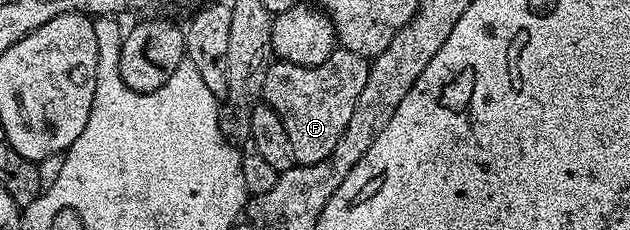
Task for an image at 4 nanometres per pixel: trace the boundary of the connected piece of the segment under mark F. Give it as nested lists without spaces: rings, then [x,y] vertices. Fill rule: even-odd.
[[[339,47],[326,63],[318,63],[314,67],[279,59],[269,65],[262,101],[278,111],[278,119],[282,119],[286,135],[290,135],[296,164],[322,163],[322,159],[334,151],[338,139],[342,139],[342,131],[346,131],[346,123],[350,123],[354,103],[358,103],[358,95],[362,95],[362,87],[366,87],[368,66],[365,58]]]

